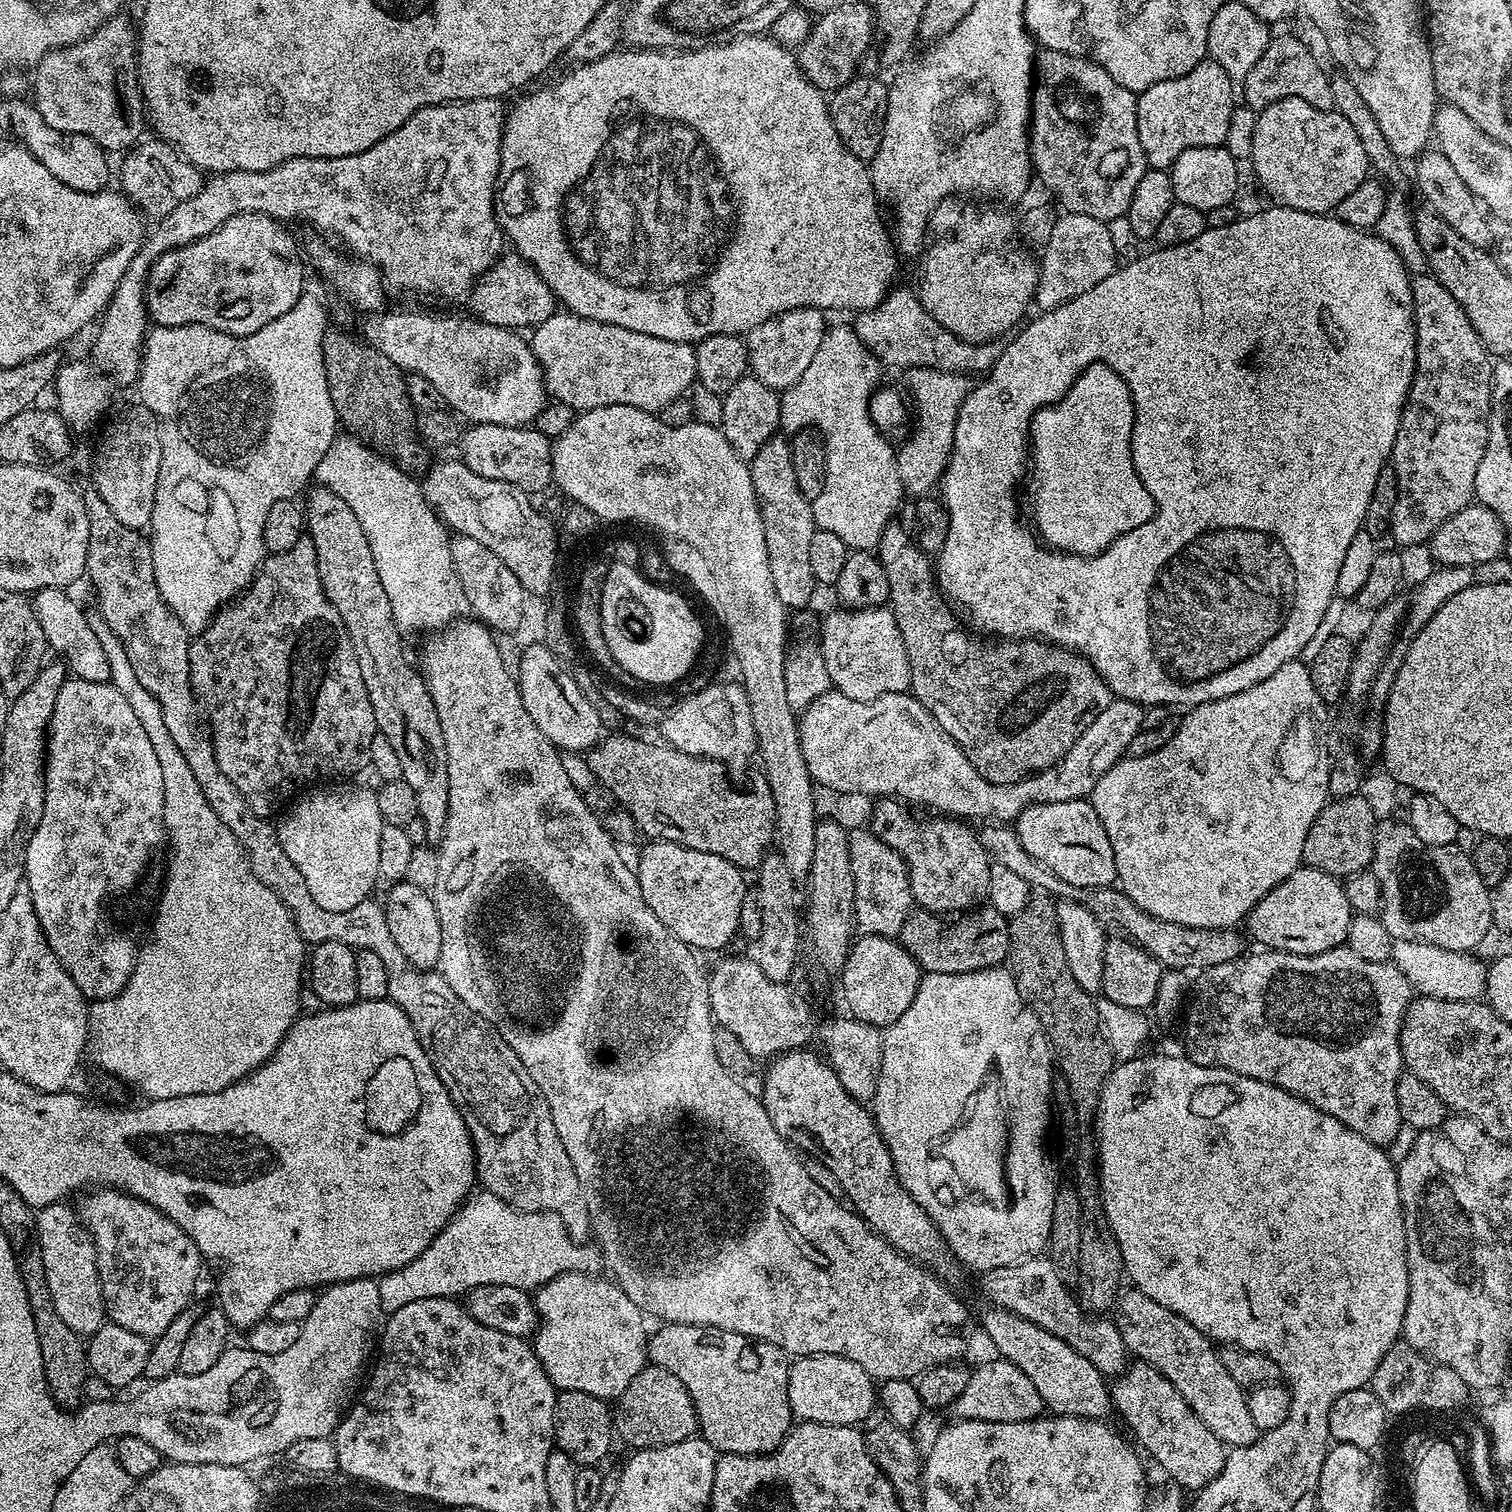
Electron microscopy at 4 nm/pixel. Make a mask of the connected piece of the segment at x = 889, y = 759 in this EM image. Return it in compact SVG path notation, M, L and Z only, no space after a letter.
M833 690L822 694L822 698L818 698L809 708L804 709L798 723L800 725L802 758L806 758L806 766L812 776L813 785L845 792L846 794L862 794L871 798L895 798L912 806L925 804L926 807L932 808L928 810L935 810L937 813L947 814L952 818L967 818L969 821L984 820L980 822L1014 822L1022 814L1022 810L1026 810L1031 804L1070 802L1071 800L1083 800L1091 797L1094 786L1098 786L1098 778L1102 778L1102 774L1106 774L1106 770L1110 770L1119 760L1123 760L1128 756L1128 747L1130 742L1134 742L1134 734L1138 734L1142 730L1140 726L1141 715L1141 705L1135 704L1133 700L1114 698L1110 702L1110 706L1106 706L1106 710L1102 710L1102 714L1098 714L1098 718L1094 718L1094 722L1090 722L1090 726L1086 726L1086 730L1082 730L1082 734L1074 742L1074 746L1070 746L1068 753L1056 765L1045 768L1043 772L1034 772L1031 776L1025 776L1024 779L1018 782L1006 782L1005 784L995 784L986 778L982 778L982 774L978 774L978 770L974 770L970 758L966 758L964 751L945 734L942 726L938 726L938 722L930 714L930 710L926 710L926 706L922 706L922 702L918 702L918 698L908 692L882 694L873 700L855 700L854 698L846 698L846 694Z

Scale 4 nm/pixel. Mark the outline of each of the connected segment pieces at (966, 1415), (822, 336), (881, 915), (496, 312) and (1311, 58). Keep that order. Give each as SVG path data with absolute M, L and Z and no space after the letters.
M995 1359L978 1365L976 1369L974 1367L971 1369L966 1390L958 1394L950 1409L951 1415L954 1414L956 1420L985 1420L986 1422L1022 1422L1037 1419L1045 1411L1045 1406L1044 1399L1034 1387L1034 1382L1030 1382L1030 1378L1026 1378L1026 1374L1022 1374L1022 1370L1018 1370L1018 1366L1014 1366L1009 1360Z
M799 308L798 310L783 312L781 316L770 318L750 329L746 334L746 343L748 367L751 375L756 376L758 382L766 382L766 386L777 390L794 386L794 382L798 382L798 378L802 378L802 374L806 374L806 369L810 367L815 352L819 350L822 342L826 339L826 323L824 324L824 319L826 319L825 313L819 308Z
M867 827L849 831L850 870L854 874L856 928L865 936L899 937L906 918L914 911L908 867Z
M519 254L501 255L494 267L486 270L466 297L472 307L471 315L483 323L513 330L535 329L557 311L558 301L550 286L538 274L538 270Z
M1273 35L1262 58L1258 58L1250 74L1244 76L1242 100L1257 114L1274 102L1282 102L1282 98L1302 98L1302 102L1310 102L1310 106L1318 110L1331 112L1335 109L1335 102L1329 77L1329 73L1324 73L1323 66L1316 61L1315 54L1298 37Z

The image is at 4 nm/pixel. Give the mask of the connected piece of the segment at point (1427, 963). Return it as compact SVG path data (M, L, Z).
M1400 939L1393 941L1391 963L1402 970L1403 976L1419 995L1466 1001L1477 1000L1487 991L1488 964L1473 953L1450 951L1417 940Z

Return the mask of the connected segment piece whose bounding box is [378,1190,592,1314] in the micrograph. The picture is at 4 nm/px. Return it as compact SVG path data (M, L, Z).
M476 1190L464 1201L459 1212L437 1236L406 1266L379 1277L380 1310L391 1314L402 1310L409 1302L422 1298L460 1298L478 1286L518 1286L525 1290L541 1288L555 1276L567 1272L587 1273L592 1264L592 1252L583 1243L572 1240L566 1225L558 1214L548 1212L523 1212L512 1208L502 1198L485 1190Z

